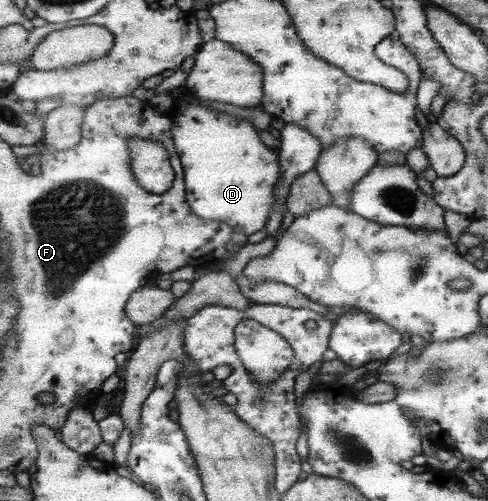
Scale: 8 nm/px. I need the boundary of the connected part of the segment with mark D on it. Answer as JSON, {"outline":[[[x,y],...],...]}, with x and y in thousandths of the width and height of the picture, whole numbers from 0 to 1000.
{"outline":[[[389,206],[355,208],[346,230],[355,238],[352,269],[363,303],[379,327],[385,409],[418,441],[465,445],[482,463],[523,467],[549,451],[566,411],[566,369],[578,347],[570,299],[541,285],[529,257],[510,242],[473,228]]]}

